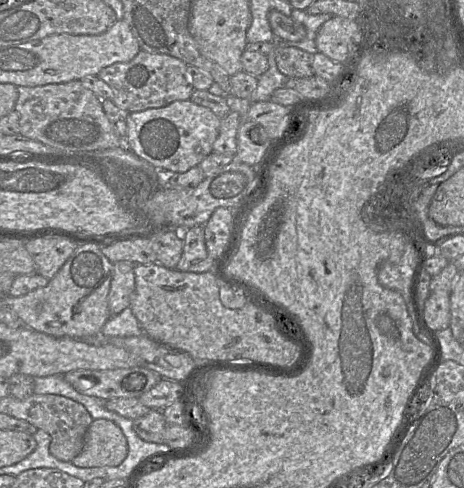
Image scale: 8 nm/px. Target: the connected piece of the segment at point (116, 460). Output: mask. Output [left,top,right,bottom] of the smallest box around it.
[71,421,128,468]

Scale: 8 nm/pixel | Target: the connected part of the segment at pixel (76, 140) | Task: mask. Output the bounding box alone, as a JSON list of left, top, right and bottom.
[14,80,124,153]

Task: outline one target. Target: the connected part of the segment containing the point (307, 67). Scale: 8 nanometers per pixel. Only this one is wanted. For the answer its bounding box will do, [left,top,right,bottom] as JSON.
[274,47,314,78]

